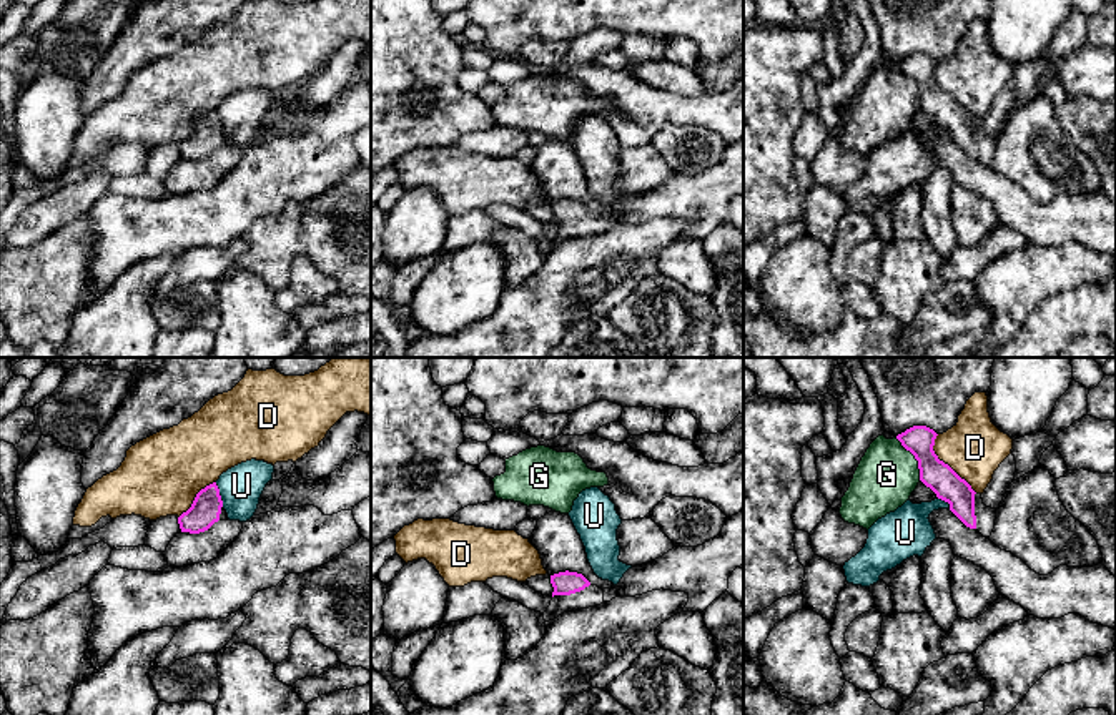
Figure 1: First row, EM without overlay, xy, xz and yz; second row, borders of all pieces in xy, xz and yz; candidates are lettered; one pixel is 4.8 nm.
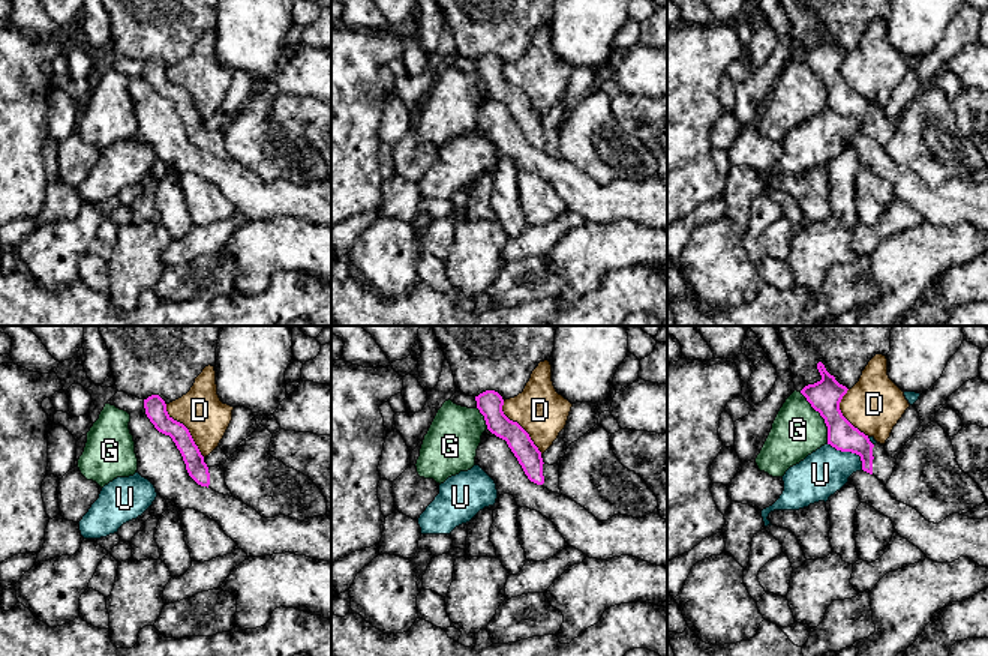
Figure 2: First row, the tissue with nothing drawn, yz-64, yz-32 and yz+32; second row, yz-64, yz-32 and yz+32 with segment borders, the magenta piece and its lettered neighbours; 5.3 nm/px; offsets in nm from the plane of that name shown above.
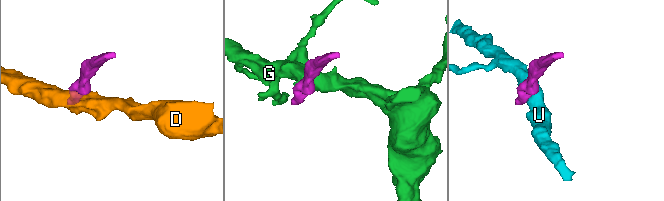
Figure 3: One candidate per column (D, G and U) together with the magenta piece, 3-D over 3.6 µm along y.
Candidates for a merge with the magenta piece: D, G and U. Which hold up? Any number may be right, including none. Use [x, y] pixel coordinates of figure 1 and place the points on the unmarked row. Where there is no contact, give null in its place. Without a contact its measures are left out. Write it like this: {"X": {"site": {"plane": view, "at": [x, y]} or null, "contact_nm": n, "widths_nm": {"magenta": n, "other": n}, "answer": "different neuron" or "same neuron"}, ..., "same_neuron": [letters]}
{"D": {"site": {"plane": "yz", "at": [947, 92]}, "contact_nm": 340, "widths_nm": {"magenta": 150, "other": 280}, "answer": "different neuron"}, "G": {"site": {"plane": "yz", "at": [915, 85]}, "contact_nm": 240, "widths_nm": {"magenta": 150, "other": 300}, "answer": "different neuron"}, "U": {"site": {"plane": "xy", "at": [218, 122]}, "contact_nm": 130, "widths_nm": {"magenta": 150, "other": 200}, "answer": "different neuron"}, "same_neuron": []}

